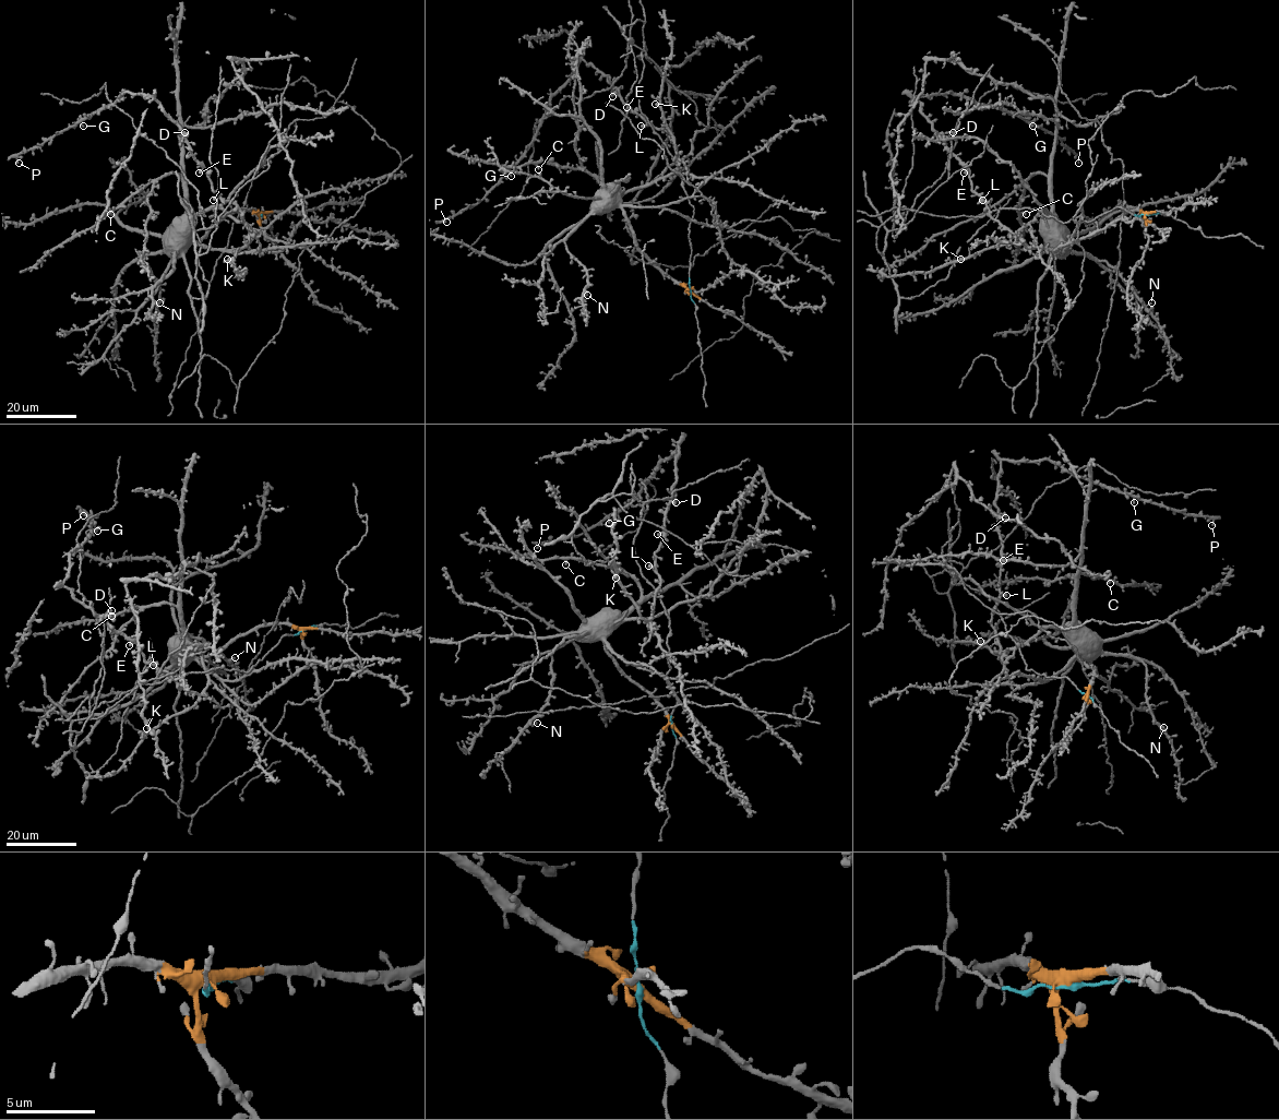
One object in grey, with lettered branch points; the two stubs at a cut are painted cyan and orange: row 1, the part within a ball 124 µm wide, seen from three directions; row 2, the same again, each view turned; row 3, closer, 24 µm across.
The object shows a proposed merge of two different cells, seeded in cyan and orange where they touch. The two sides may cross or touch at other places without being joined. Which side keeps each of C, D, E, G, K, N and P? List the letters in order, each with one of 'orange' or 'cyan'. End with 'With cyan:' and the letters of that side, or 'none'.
C: orange
D: cyan
E: cyan
G: cyan
K: orange
N: orange
P: cyan
With cyan: D, E, G, P

